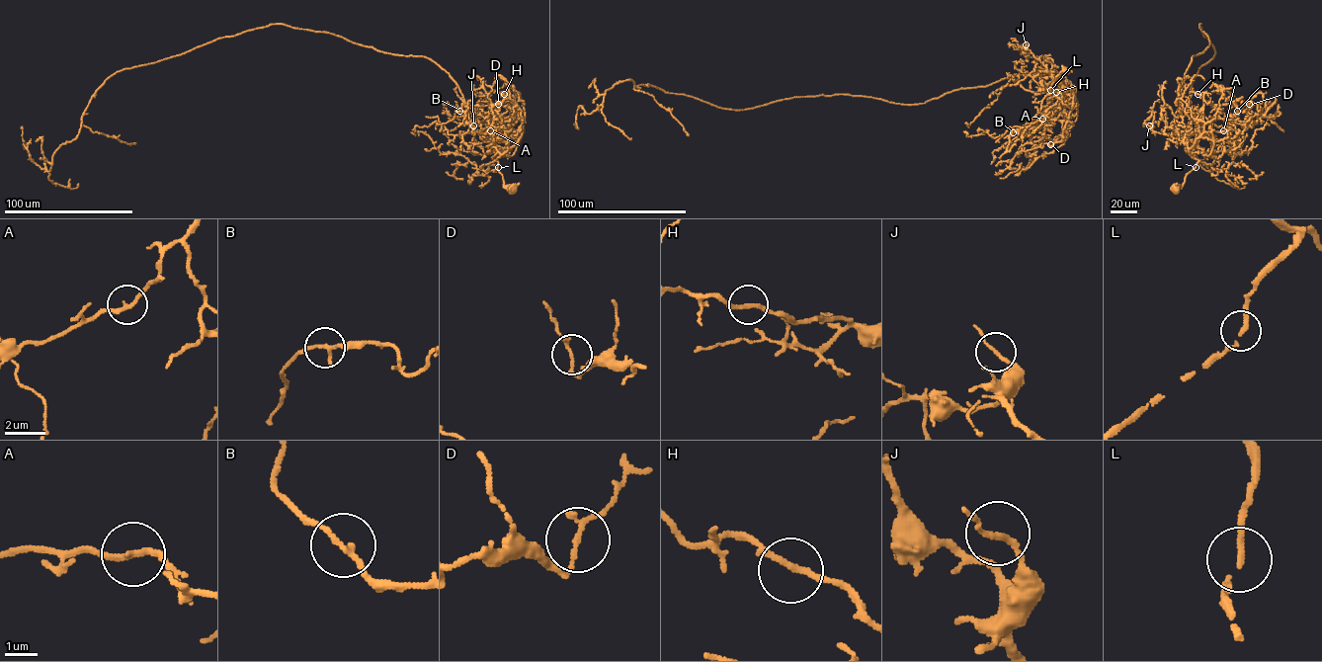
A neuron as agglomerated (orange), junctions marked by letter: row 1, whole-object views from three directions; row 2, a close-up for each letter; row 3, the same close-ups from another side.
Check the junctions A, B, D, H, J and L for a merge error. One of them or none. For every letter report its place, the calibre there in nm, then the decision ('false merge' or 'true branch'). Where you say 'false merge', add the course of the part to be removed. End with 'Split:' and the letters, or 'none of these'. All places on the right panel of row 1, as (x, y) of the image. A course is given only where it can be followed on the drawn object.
A: place (1223, 130); calibre 200 nm; true branch
B: place (1237, 111); calibre 180 nm; true branch
D: place (1249, 104); calibre 160 nm; true branch
H: place (1198, 94); calibre 190 nm; true branch
J: place (1149, 125); calibre 160 nm; true branch
L: place (1196, 167); calibre 170 nm; true branch
Split: none of these

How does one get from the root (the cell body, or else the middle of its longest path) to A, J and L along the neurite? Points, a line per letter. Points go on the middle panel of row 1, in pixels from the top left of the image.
A: (1065, 70), (1056, 76), (1048, 94), (1051, 87), (1060, 83), (1072, 92), (1074, 100), (1052, 108), (1042, 119)
J: (1065, 70), (1056, 76), (1049, 94), (1050, 88), (1060, 82), (1026, 44)
L: (1065, 70), (1056, 76), (1050, 90)

